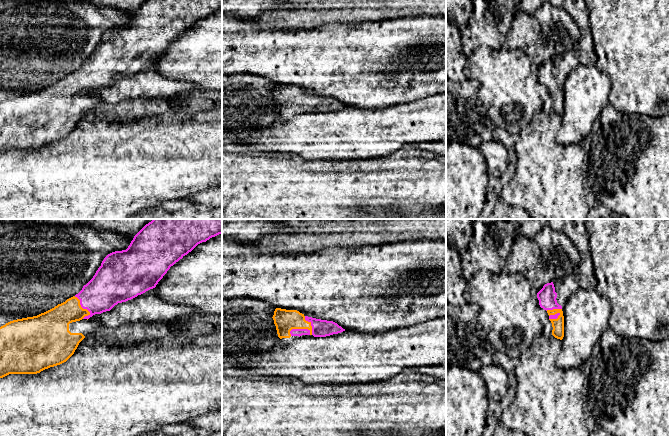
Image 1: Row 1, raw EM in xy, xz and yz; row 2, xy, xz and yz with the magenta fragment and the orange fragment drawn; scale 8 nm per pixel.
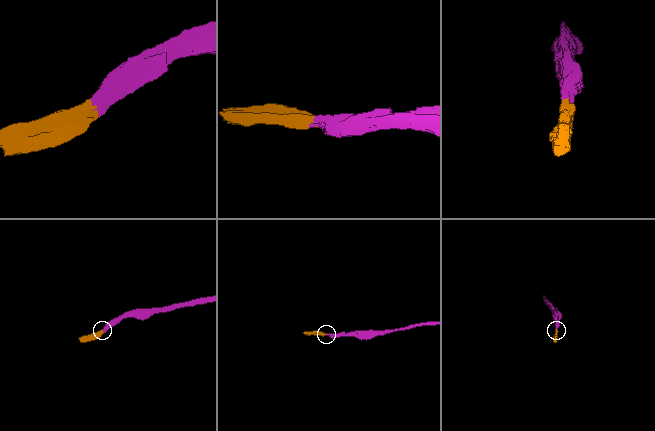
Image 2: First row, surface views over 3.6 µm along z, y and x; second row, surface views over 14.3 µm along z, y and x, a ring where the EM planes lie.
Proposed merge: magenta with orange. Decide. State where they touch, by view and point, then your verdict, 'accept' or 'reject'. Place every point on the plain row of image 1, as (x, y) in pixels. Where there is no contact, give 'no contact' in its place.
xz (303, 105) | accept

